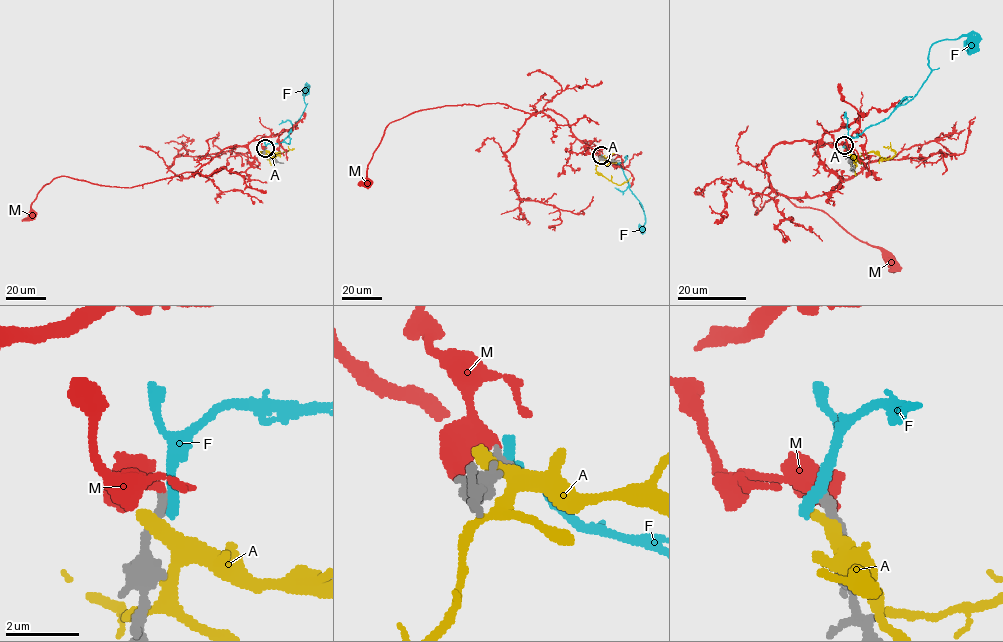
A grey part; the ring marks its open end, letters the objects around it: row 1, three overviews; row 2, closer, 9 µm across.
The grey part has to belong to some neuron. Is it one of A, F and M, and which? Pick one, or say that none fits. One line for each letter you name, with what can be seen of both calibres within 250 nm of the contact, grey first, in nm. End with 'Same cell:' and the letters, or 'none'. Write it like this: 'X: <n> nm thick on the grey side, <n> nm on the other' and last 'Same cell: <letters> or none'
M: 320 nm thick on the grey side, 500 nm on the other
Same cell: M

